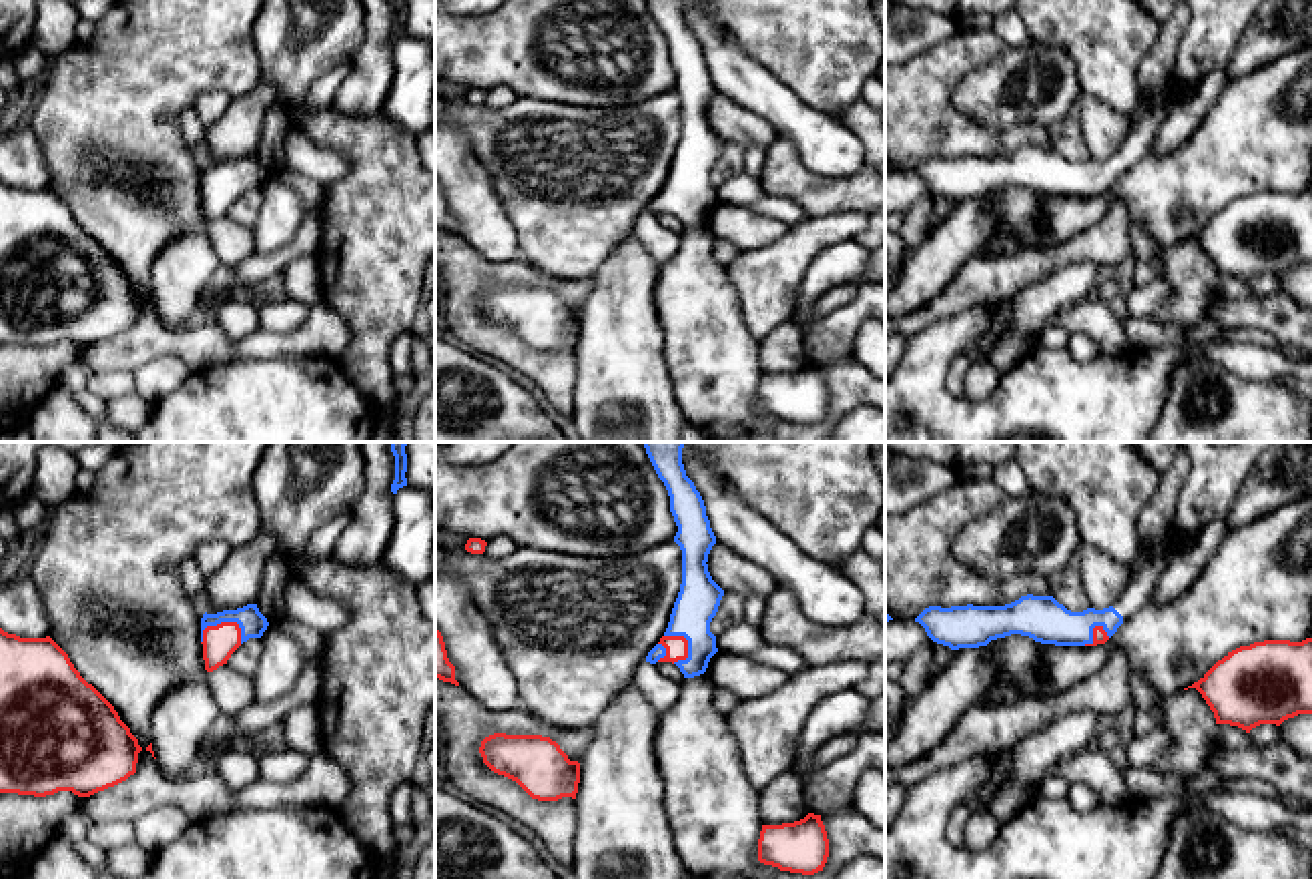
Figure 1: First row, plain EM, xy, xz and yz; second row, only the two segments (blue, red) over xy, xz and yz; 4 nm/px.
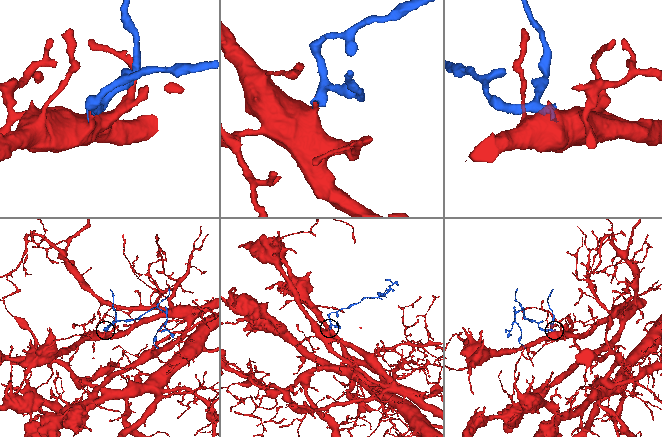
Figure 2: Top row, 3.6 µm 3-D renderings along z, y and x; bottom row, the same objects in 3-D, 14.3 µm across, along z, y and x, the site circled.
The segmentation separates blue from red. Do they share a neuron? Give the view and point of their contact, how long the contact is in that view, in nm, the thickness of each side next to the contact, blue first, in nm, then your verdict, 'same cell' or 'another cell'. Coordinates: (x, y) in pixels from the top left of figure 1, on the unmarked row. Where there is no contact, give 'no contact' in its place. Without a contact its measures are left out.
meets blue in xy at (215, 175); contact 180 nm long; 110 nm thick on the blue side, 140 nm on the other; same cell

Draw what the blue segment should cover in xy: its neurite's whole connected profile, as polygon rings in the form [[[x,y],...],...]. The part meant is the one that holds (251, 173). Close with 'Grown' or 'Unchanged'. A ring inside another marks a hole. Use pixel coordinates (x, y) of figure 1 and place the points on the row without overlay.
[[[247,155],[237,161],[203,165],[201,195],[205,221],[213,223],[227,215],[231,205],[249,189],[261,189],[269,173],[259,163],[257,155]]]. Grown

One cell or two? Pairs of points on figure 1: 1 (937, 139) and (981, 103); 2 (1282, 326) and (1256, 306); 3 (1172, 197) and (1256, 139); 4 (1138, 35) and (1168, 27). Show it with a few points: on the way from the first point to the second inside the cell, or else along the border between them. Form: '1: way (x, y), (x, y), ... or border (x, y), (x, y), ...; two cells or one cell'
1: border (957, 81), (959, 111), (992, 131), (1014, 127); two cells
2: way (1276, 320), (1262, 312); one cell
3: way (1192, 183), (1236, 151); one cell
4: border (1160, 23), (1158, 37), (1138, 71); two cells

